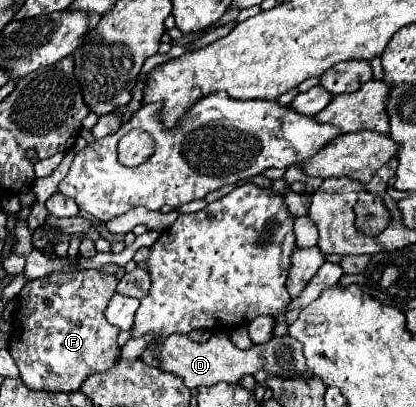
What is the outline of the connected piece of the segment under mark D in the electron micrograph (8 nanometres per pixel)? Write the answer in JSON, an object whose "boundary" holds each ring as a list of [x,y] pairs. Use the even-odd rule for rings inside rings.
{"boundary":[[[170,334],[158,346],[156,360],[158,360],[158,368],[162,372],[170,372],[170,374],[182,378],[184,386],[188,386],[190,390],[198,388],[198,386],[212,386],[218,382],[236,384],[242,376],[254,374],[260,368],[266,368],[272,376],[282,376],[282,378],[290,378],[290,376],[306,372],[302,344],[298,340],[294,340],[292,336],[272,338],[266,344],[254,344],[250,350],[240,350],[230,342],[230,338],[226,334],[214,334],[204,344],[190,340],[186,334]]]}

